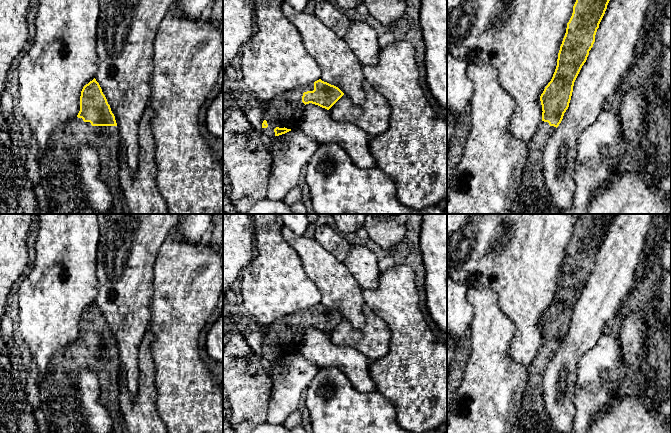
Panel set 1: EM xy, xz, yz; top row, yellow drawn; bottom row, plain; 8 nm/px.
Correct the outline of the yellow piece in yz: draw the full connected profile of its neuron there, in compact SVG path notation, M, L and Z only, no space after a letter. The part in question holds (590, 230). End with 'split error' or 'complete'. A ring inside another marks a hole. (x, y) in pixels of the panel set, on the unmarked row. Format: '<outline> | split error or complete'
M581 214L576 223L572 240L567 247L566 257L560 270L555 296L540 320L543 335L542 346L528 367L528 388L524 392L522 405L512 426L511 433L557 433L550 425L549 415L544 406L543 375L569 331L574 306L593 271L597 253L615 215Z | split error

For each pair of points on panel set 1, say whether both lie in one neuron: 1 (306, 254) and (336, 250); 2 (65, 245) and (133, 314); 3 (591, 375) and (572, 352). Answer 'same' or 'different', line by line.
1: different
2: different
3: different

